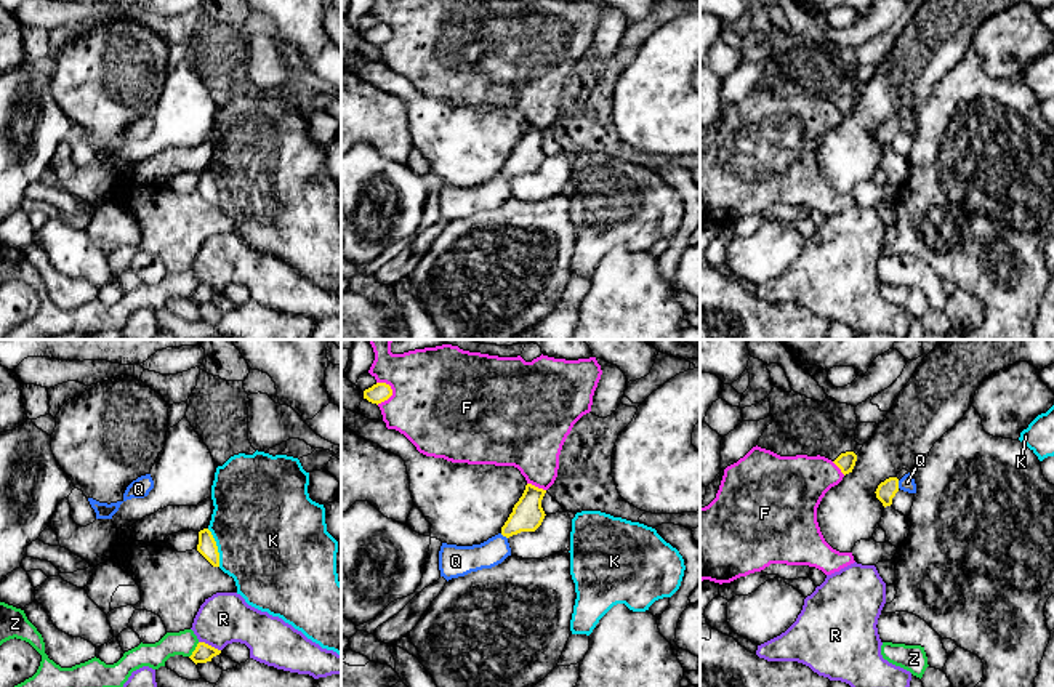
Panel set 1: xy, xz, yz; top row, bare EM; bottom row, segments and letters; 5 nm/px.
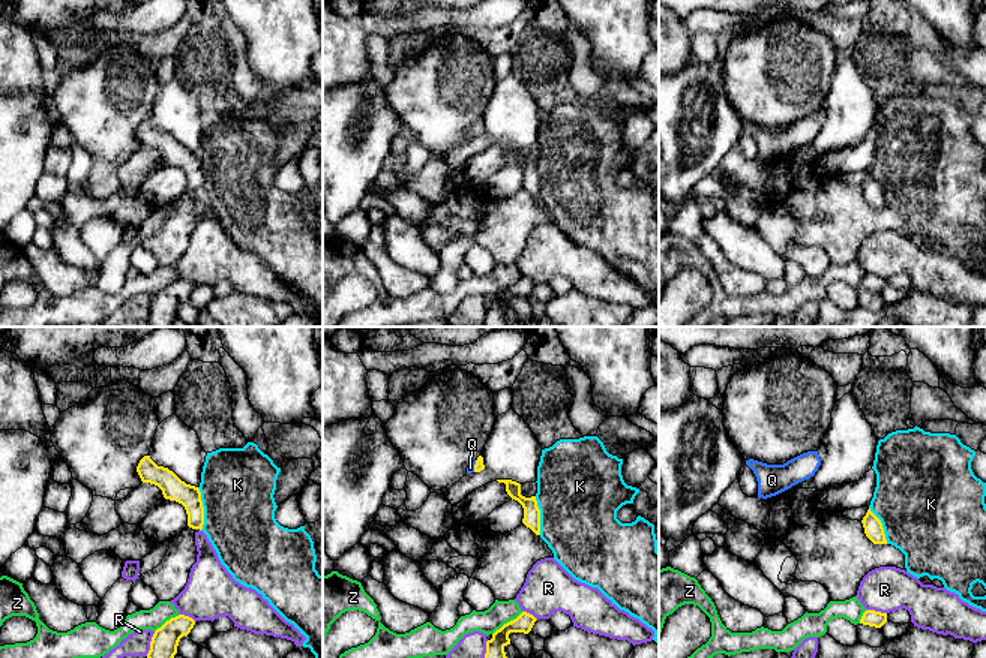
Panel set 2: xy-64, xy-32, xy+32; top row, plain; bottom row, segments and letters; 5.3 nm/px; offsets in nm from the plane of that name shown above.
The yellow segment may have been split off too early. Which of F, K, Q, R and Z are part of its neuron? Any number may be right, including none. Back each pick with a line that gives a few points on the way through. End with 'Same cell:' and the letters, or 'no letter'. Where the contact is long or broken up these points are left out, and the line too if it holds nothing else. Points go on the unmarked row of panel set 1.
Q: Path across: yz (886, 132), (897, 125), (907, 124)
Same cell: Q

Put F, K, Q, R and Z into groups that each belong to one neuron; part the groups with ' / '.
F / K / Q / R / Z

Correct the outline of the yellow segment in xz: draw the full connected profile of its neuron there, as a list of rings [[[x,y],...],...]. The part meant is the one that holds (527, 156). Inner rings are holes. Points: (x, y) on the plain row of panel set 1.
[[[527,125],[501,173],[481,186],[457,187],[442,184],[439,192],[441,218],[449,223],[501,205],[511,197],[509,178],[521,173],[535,173],[541,167],[546,157],[541,149],[545,135],[546,131]]]

